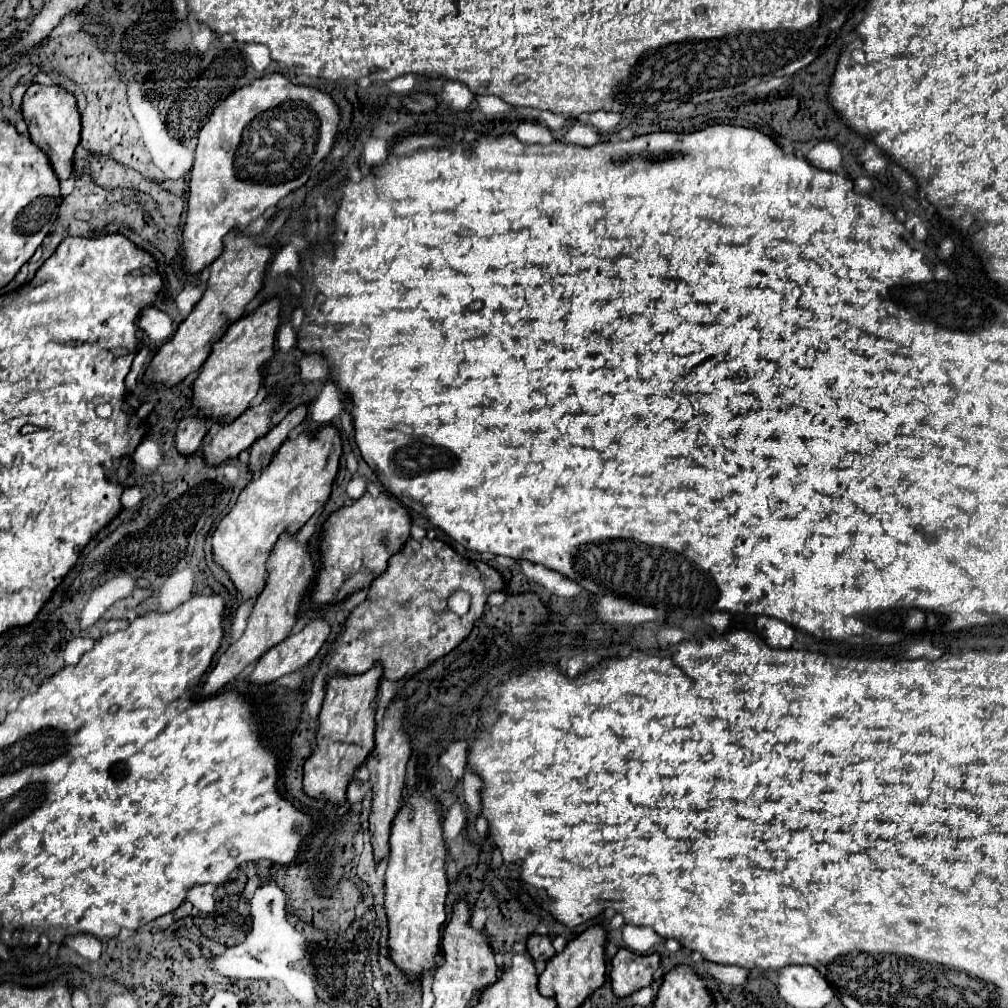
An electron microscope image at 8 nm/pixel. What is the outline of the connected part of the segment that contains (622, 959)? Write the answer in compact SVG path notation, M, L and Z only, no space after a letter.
M621 948L611 962L611 986L617 998L625 998L645 986L651 986L653 974L659 968L659 954L639 956Z

